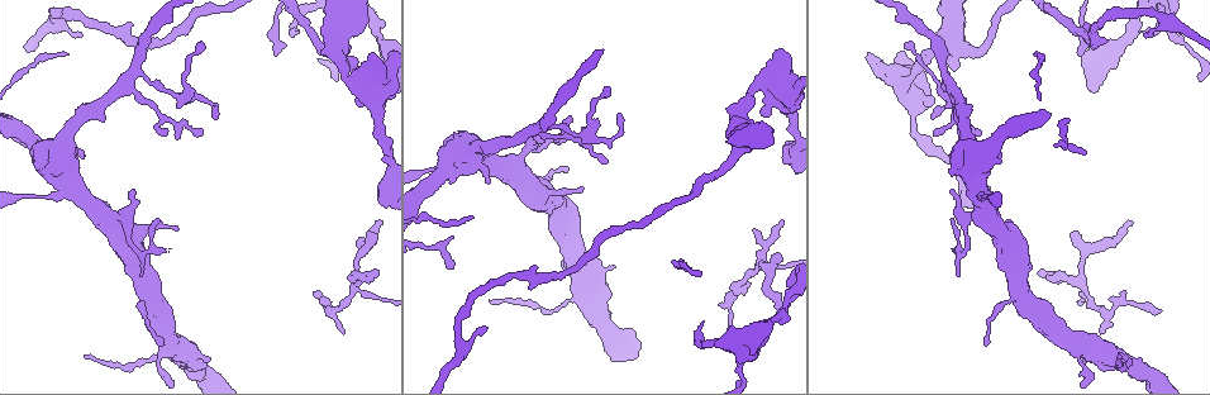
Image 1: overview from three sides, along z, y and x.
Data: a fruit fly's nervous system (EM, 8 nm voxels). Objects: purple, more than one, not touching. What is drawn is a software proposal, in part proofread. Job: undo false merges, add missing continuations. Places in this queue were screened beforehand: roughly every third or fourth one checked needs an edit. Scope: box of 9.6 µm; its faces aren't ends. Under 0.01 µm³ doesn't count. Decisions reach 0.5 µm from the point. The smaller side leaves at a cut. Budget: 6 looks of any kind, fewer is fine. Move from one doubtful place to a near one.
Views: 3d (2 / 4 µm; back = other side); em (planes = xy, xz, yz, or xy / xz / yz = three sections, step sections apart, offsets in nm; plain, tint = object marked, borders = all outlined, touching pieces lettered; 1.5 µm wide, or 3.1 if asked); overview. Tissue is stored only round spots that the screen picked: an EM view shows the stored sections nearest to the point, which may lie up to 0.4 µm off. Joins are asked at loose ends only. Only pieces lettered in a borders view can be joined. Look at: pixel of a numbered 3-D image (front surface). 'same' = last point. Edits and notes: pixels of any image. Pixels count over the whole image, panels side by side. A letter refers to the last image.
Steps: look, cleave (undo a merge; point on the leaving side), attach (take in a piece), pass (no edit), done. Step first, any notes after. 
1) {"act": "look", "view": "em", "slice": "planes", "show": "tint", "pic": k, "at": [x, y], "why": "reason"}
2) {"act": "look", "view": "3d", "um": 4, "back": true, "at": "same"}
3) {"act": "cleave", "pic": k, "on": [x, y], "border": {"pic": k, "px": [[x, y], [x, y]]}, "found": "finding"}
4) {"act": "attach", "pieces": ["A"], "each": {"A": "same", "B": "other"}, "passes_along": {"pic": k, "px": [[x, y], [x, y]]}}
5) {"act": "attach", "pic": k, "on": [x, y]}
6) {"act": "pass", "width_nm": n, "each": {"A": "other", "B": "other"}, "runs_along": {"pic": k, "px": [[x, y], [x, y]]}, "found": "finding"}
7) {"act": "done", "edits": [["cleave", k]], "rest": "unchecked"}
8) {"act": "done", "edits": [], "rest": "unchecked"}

{"act": "look", "view": "em", "slice": "planes", "show": "tint", "pic": 1, "at": [1157, 313], "why": "tapers out"}

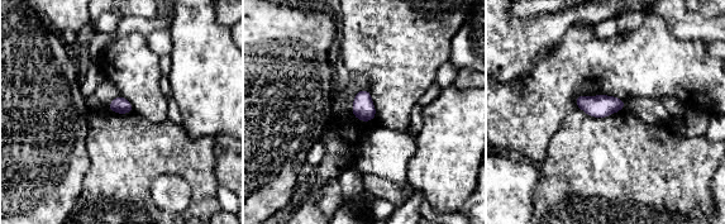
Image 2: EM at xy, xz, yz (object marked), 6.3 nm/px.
{"act": "look", "view": "em", "slice": "planes", "show": "borders", "at": "same", "why": "see the neighbours"}

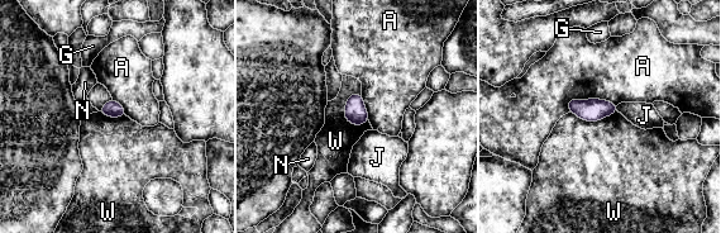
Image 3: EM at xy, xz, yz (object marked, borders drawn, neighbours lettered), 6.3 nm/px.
{"act": "pass", "each": {"A": "other", "G": "other", "J": "other", "N": "other", "W": "other"}, "border": {"pic": 3, "px": [[359, 93], [344, 110], [354, 125]]}, "found": "none of them fits"}

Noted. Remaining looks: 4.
{"act": "look", "view": "3d", "um": 4, "pic": 1, "at": [780, 50], "why": "an open end"}

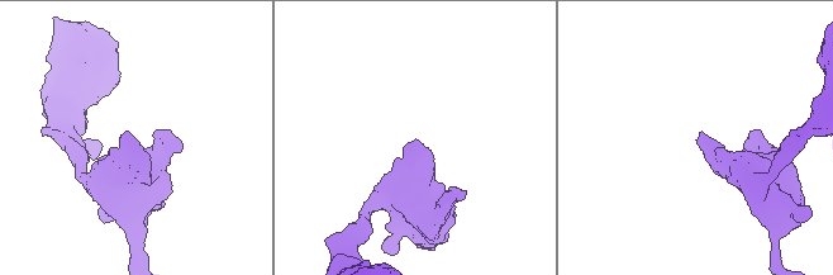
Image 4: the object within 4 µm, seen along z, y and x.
{"act": "look", "view": "em", "slice": "planes", "show": "tint", "pic": 4, "at": [135, 141], "why": "need the tissue"}

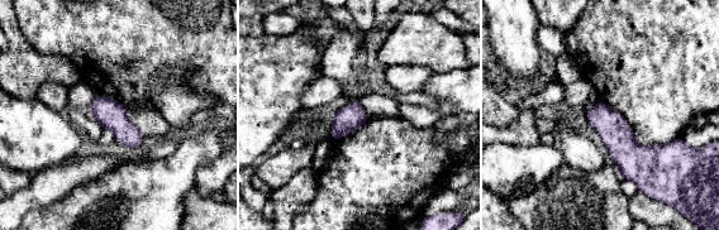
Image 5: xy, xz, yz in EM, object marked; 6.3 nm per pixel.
{"act": "look", "view": "em", "slice": "planes", "show": "borders", "at": "same", "why": "what lies round it"}

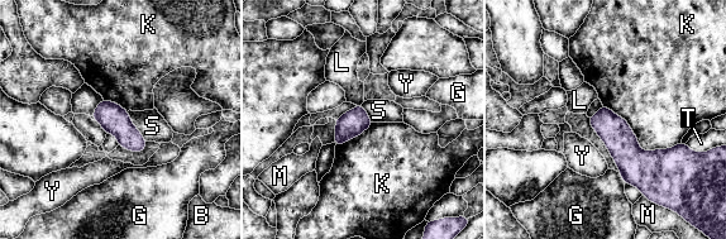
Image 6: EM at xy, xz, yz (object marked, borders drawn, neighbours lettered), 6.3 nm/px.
{"act": "pass", "longest_contact_nm": ["K", 550], "each": {"B": "other", "G": "other", "K": "other", "L": "other", "M": "other", "S": "other", "T": "other", "Y": "other"}, "border": {"pic": 6, "px": [[602, 104], [645, 151], [681, 142]]}, "found": "none of them fits"}

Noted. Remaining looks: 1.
{"act": "done", "edits": [], "rest": "unchecked"}

